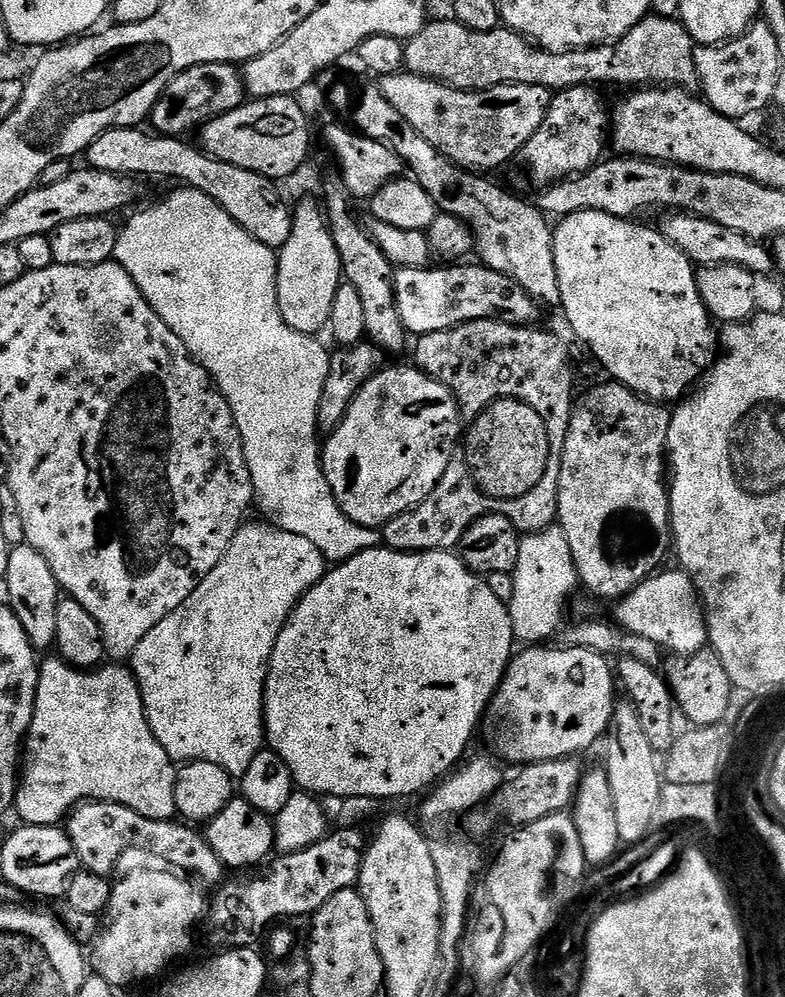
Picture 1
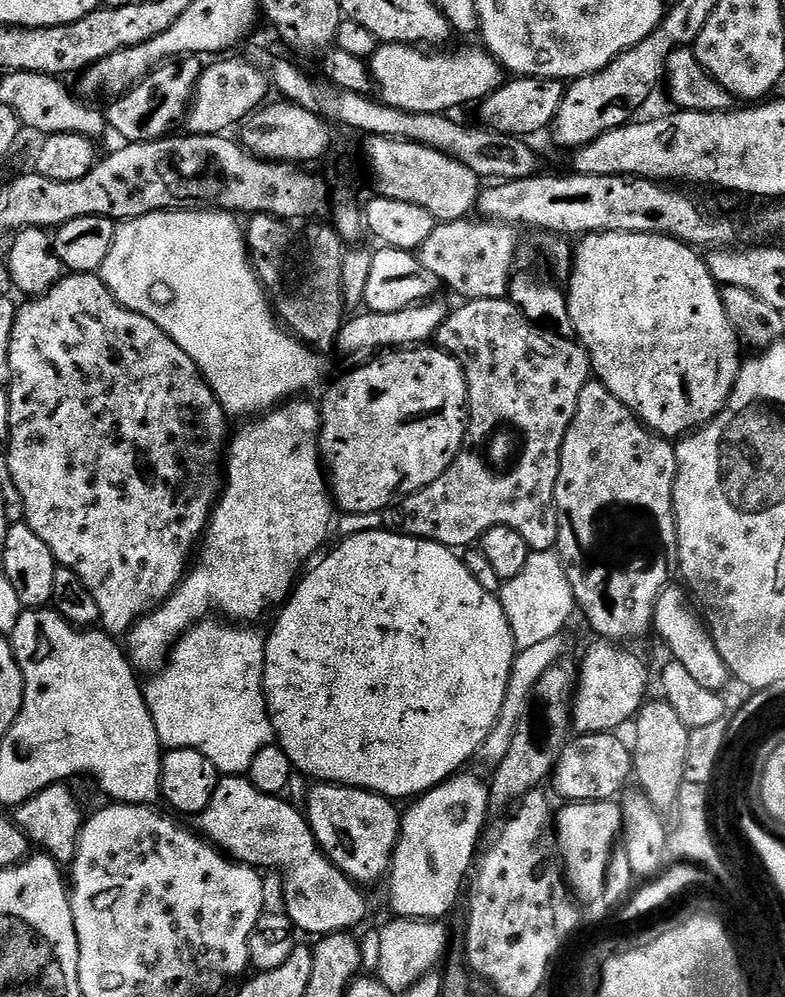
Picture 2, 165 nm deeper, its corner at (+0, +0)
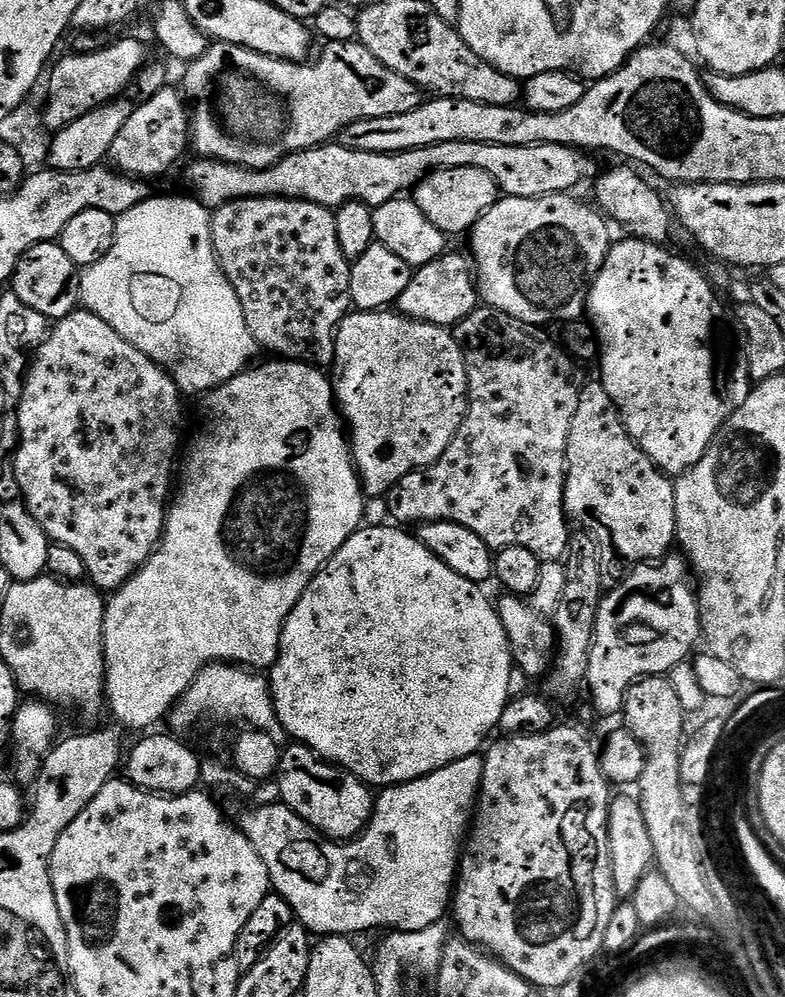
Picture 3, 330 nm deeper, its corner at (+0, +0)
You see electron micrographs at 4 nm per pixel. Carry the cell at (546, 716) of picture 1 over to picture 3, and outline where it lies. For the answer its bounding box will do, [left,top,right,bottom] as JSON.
[590,554,701,715]

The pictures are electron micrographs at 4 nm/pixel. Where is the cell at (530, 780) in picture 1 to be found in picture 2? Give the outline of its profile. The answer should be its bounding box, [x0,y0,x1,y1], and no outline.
[550,732,634,803]

